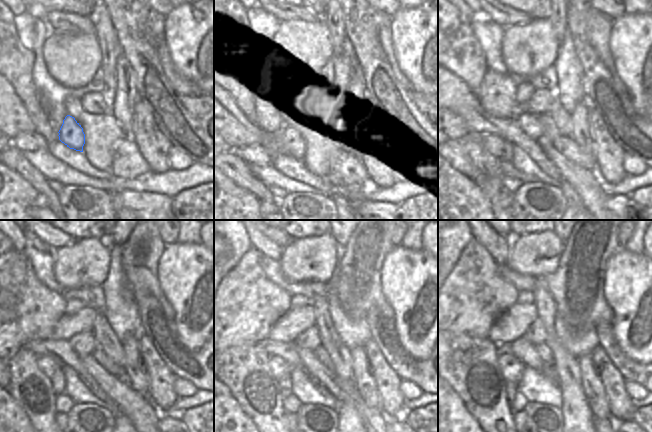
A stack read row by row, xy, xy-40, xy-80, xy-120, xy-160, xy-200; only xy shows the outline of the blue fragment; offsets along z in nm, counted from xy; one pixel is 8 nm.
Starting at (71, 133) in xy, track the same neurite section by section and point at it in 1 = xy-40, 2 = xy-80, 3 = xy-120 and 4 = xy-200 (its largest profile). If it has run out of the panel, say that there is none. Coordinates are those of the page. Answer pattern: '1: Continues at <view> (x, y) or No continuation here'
1: Continues at xy-40 (297, 125)
2: Continues at xy-80 (530, 123)
3: Continues at xy-120 (83, 344)
4: Continues at xy-200 (536, 334)

